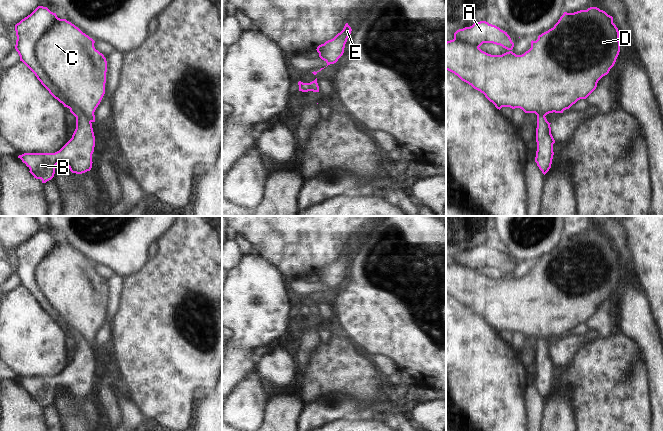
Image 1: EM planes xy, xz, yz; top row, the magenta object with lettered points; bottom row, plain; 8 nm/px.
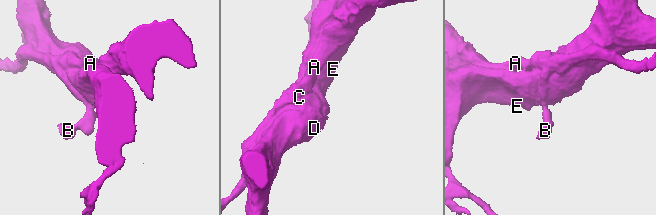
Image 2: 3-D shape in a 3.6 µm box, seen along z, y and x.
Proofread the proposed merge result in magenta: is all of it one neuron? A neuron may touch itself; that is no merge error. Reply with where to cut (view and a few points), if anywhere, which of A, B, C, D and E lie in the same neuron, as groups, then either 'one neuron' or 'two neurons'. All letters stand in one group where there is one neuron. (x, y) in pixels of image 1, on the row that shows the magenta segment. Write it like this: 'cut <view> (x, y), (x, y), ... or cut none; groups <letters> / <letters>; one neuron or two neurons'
cut xy (57, 18), (35, 46), (34, 56), (55, 88), (90, 122); groups A B / C D E; two neurons

